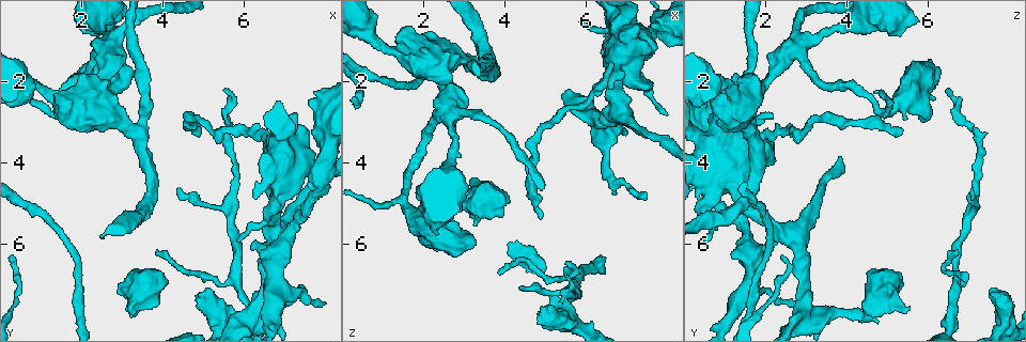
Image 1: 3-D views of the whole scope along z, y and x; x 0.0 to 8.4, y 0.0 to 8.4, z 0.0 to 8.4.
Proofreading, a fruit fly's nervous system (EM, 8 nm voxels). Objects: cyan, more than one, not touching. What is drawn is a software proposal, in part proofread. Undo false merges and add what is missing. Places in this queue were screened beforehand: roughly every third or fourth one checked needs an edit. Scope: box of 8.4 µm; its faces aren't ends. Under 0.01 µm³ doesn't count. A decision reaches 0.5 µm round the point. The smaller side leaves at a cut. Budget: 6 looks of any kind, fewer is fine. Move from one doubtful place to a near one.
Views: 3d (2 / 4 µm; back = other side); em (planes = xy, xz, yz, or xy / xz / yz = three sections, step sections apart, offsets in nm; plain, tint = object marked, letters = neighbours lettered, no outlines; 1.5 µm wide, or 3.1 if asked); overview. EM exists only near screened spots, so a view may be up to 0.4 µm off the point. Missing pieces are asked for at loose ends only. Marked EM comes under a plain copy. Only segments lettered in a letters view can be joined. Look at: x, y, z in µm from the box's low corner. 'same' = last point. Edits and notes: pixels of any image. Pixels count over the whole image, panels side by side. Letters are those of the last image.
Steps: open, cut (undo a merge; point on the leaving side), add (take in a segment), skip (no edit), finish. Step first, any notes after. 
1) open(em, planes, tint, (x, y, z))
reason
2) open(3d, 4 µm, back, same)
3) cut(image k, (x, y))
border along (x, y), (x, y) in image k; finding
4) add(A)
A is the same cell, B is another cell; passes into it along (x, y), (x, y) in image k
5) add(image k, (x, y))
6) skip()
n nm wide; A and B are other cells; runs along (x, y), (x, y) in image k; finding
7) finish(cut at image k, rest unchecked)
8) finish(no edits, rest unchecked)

open(3d, 4 µm, (6.80, 5.00, 0.70))
thick turns thin

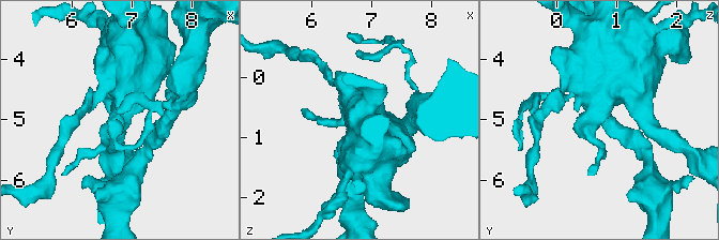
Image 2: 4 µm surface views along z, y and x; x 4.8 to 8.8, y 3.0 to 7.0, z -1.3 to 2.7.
open(em, xz, step 4, tint, (6.80, 4.95, 0.65))

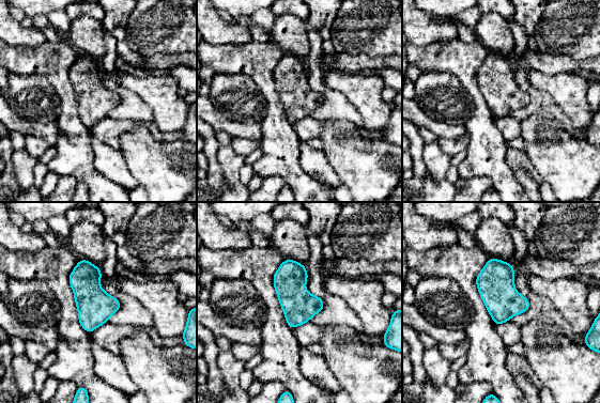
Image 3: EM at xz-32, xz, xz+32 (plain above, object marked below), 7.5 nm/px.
open(em, planes, letters, same)

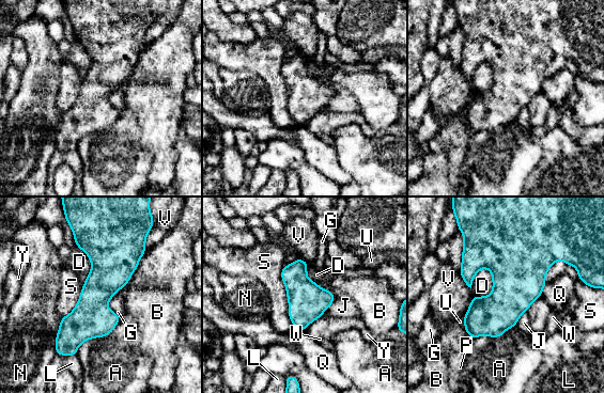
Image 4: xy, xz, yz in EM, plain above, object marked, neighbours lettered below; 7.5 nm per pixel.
skip()
260 nm wide; A, B, D, G, J, L, N, P, Q, S, U, V, W and Y are other cells; border along (316, 283), (334, 295), (321, 316) in image 4; one neuron here

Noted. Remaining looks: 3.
open(3d, 4 µm, (5.50, 2.15, 6.50))
long arm stops here

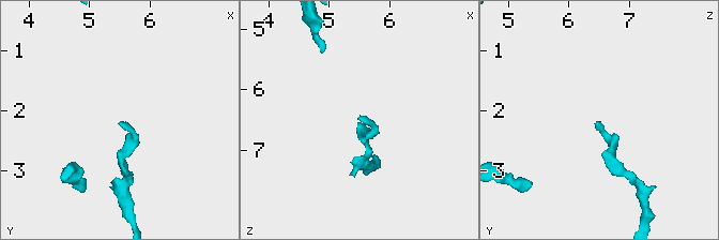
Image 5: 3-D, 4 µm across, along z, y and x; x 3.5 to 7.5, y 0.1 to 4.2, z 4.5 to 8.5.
open(em, planes, tint, (5.50, 2.15, 6.50))
shape alone is not enough

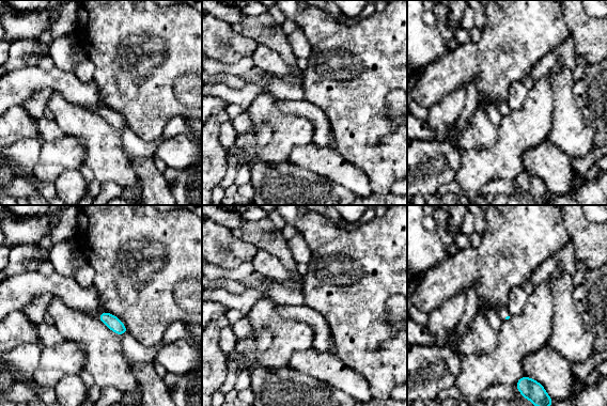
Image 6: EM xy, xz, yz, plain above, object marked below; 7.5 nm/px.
open(em, planes, letters, same)

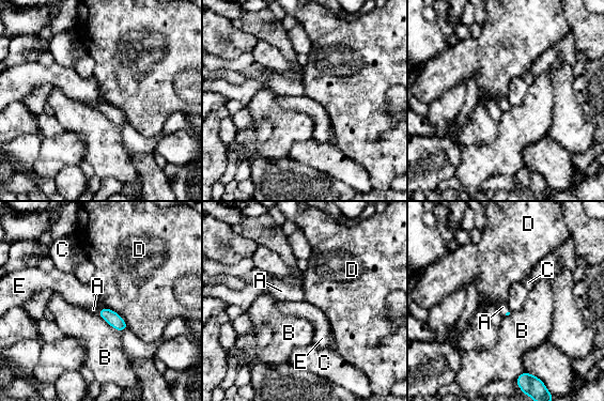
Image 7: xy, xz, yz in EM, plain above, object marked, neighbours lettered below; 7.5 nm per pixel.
add(A)
D touches over 240 nm; A is the same cell, B, C, D and E are other cells; passes into it along (110, 317), (99, 310), (93, 309) in image 7; it goes on there

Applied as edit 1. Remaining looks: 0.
finish(add at image 7, rest unchecked)

